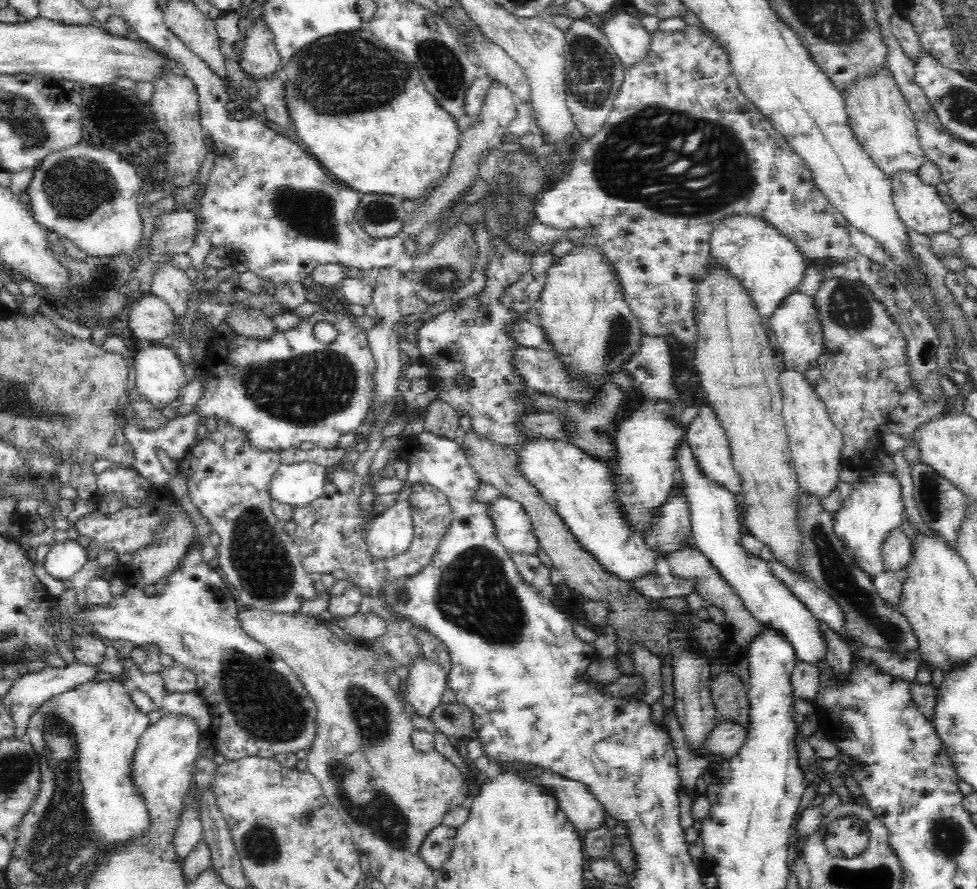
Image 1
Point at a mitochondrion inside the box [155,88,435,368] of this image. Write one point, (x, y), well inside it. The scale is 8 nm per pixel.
(310, 214)

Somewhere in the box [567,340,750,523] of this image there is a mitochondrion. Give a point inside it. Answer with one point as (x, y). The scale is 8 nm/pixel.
(600, 432)

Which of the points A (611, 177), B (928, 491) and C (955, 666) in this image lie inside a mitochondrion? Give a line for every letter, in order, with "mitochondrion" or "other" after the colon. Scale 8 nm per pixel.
A: mitochondrion
B: mitochondrion
C: other

